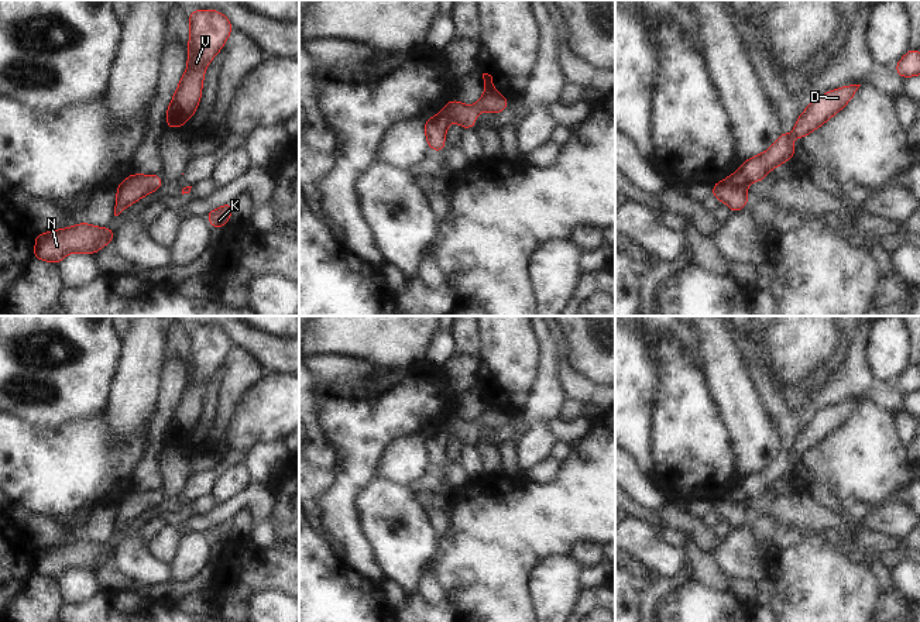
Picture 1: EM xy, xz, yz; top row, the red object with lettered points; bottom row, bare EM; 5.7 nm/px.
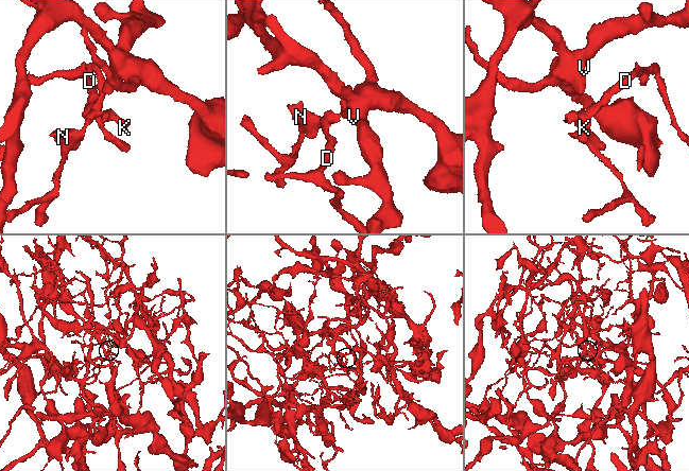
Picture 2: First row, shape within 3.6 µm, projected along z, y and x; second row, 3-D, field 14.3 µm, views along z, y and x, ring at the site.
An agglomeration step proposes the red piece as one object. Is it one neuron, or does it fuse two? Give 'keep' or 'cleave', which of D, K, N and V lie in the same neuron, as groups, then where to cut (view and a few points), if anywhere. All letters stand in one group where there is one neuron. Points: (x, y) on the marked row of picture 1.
cleave; D V / K N; cut in yz along (728, 178), (745, 191)

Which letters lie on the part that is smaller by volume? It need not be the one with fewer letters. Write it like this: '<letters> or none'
K, N.

